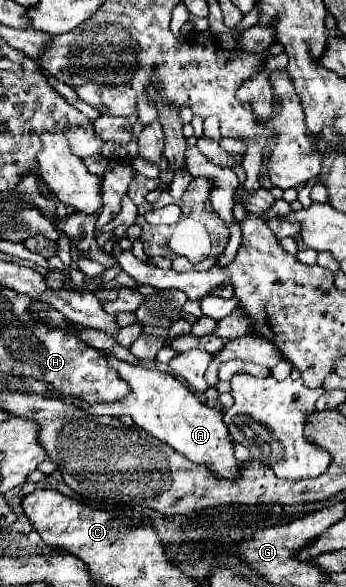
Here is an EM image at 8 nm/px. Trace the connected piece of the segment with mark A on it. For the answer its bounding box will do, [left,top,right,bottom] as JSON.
[62,355,240,481]

